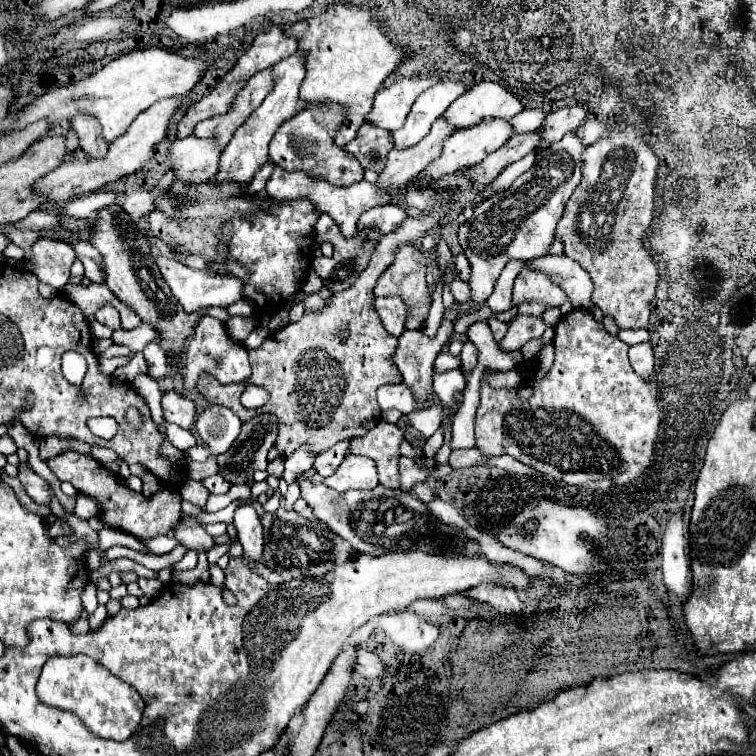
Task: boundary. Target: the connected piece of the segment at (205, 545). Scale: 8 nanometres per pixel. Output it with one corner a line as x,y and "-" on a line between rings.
183,521
173,525
175,529
175,537
179,541
179,545
183,545
185,549
195,549
195,551
209,551
213,547
213,537
205,533
205,529
201,525
185,525

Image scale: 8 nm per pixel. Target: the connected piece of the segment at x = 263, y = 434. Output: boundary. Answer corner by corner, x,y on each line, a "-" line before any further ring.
259,415
241,427
231,449
217,457
219,475
229,483
247,483
255,471
267,469
267,451
277,437
277,417

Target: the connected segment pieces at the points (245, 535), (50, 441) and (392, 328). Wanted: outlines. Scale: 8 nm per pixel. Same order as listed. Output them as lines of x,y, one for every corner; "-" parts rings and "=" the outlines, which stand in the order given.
249,503
241,505
235,511
235,527
237,527
239,541
243,545
245,557
249,557
255,563
263,561
263,527
259,523
255,509
=
48,437
40,441
39,456
42,460
47,461
67,450
91,455
91,447
85,442
71,438
59,439
58,437
=
375,297
375,309
387,333
399,337
403,333
405,321
405,305
399,297

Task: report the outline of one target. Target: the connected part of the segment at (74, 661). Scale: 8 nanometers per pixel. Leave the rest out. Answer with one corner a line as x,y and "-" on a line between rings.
83,655
51,657
39,677
37,695
39,701
49,707
75,713
97,737
113,741
129,739
143,715
143,701
137,691
123,681
117,681
117,677
113,677
103,665
97,665
91,657

